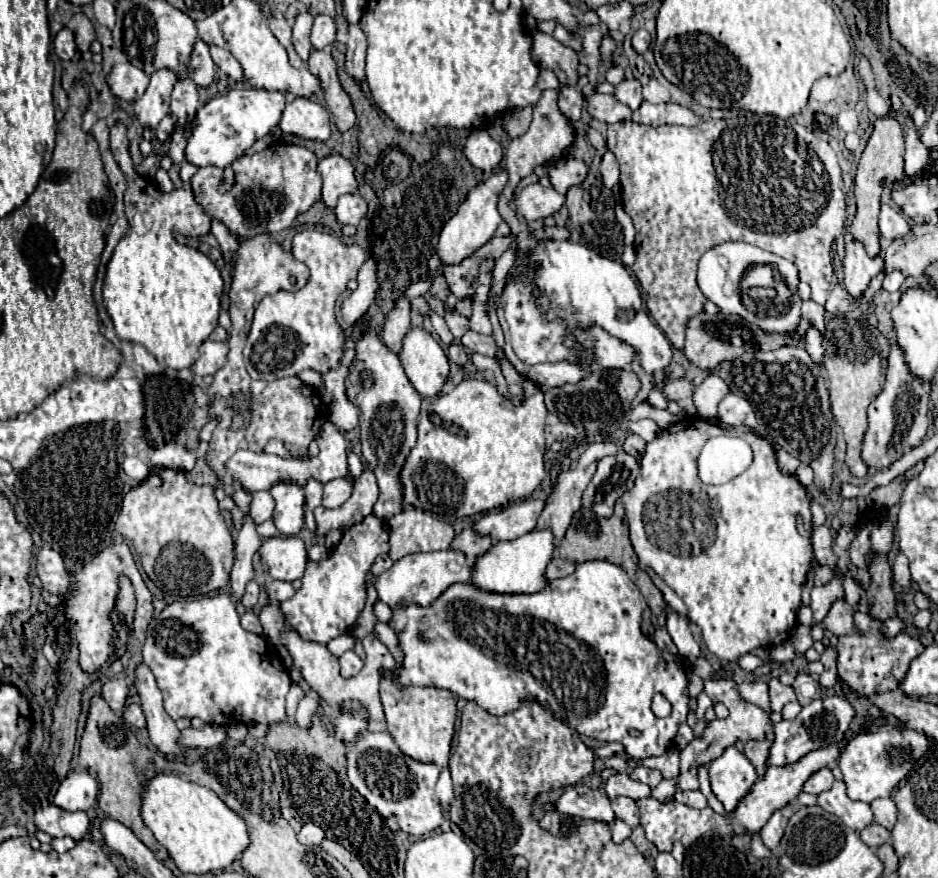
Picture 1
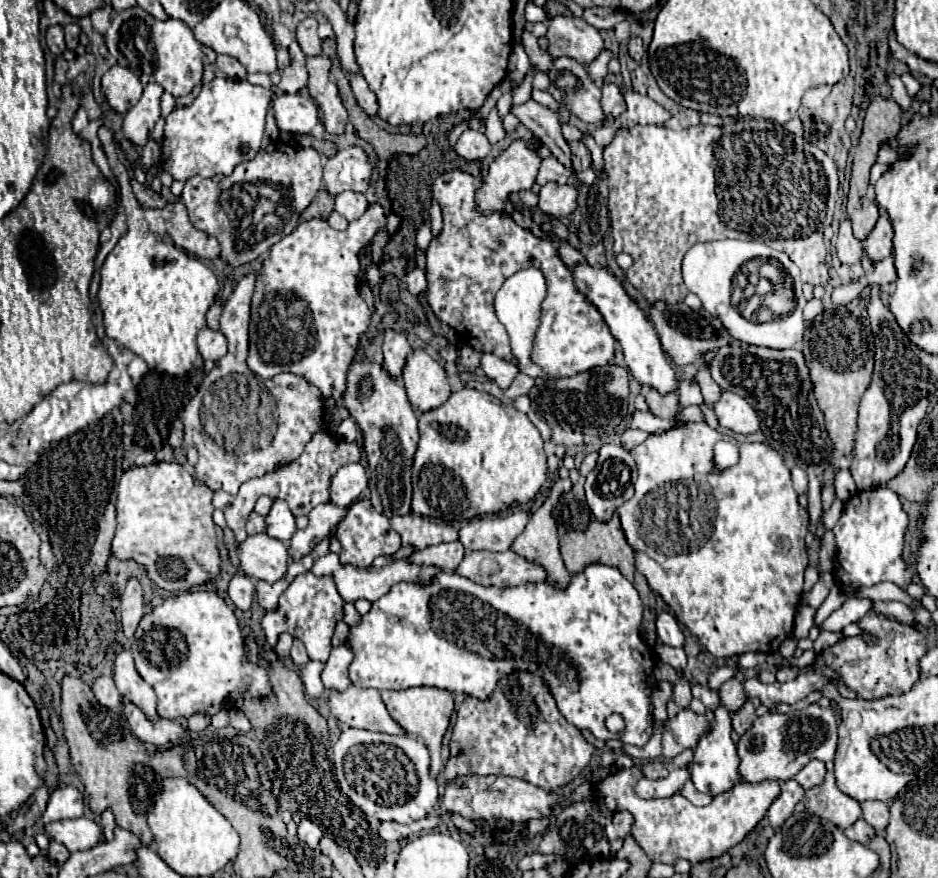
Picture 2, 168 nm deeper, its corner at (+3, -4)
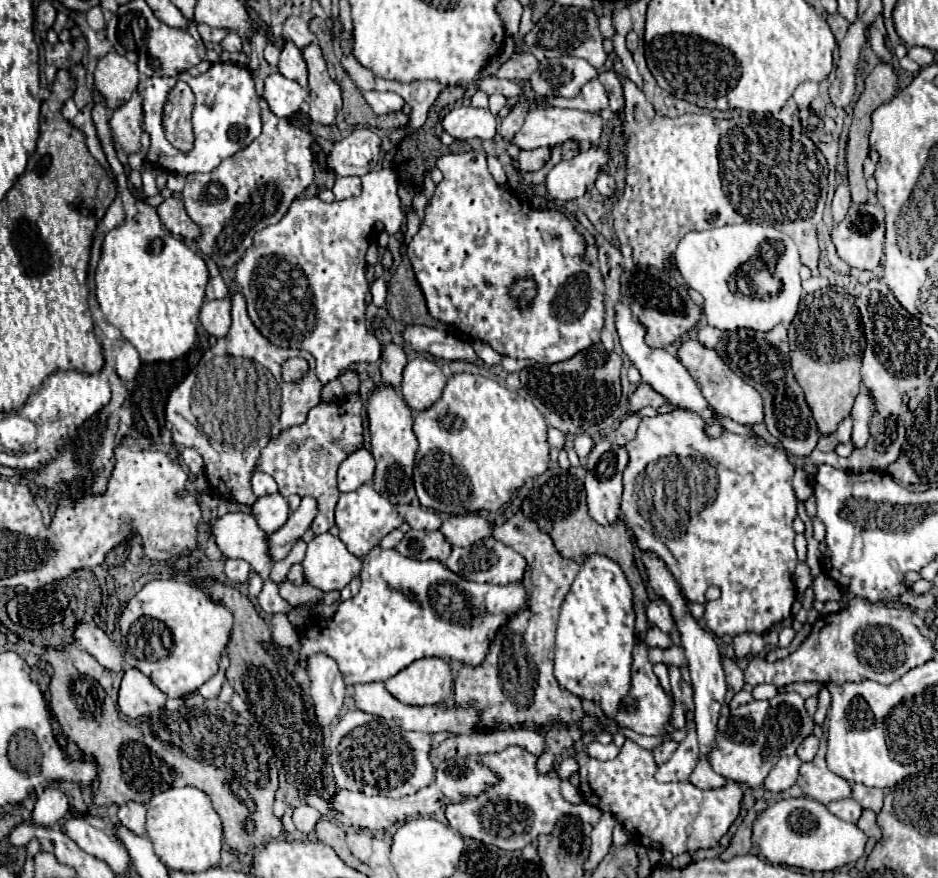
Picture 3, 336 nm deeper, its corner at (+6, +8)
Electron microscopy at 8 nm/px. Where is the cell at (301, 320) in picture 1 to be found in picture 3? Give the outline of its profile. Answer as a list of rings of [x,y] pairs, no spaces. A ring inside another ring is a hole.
[[[383,168],[379,172],[373,170],[361,177],[361,181],[361,194],[341,202],[335,200],[327,204],[321,202],[317,196],[295,198],[287,214],[277,224],[267,226],[253,236],[253,246],[237,264],[237,290],[247,300],[247,310],[253,324],[273,344],[311,352],[317,360],[317,378],[321,380],[321,384],[335,380],[355,362],[377,362],[381,358],[381,344],[365,328],[365,298],[369,294],[369,282],[365,276],[365,254],[369,248],[369,236],[375,222],[383,222],[387,233],[396,234],[401,231],[401,222],[405,214],[401,214],[397,196],[397,176],[391,168]],[[301,280],[305,280],[307,284],[301,286]]]

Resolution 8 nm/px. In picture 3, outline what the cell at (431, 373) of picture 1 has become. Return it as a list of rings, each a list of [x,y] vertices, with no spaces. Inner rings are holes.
[[[415,358],[403,370],[401,394],[407,406],[415,412],[431,408],[445,388],[445,374],[429,358]]]

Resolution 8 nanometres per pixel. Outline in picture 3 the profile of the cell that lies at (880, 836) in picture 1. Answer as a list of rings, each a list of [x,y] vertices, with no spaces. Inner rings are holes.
[[[841,798],[841,800],[833,800],[827,804],[827,808],[839,816],[841,820],[847,820],[847,822],[855,822],[859,818],[859,812],[863,810],[853,798]]]

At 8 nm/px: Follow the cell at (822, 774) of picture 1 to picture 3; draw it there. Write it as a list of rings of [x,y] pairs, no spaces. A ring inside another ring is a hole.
[[[811,734],[811,736],[807,736],[807,738],[801,742],[801,746],[797,748],[797,756],[799,756],[803,762],[813,760],[813,756],[815,756],[815,752],[817,752],[817,746],[819,746],[819,740],[817,740],[815,734]]]

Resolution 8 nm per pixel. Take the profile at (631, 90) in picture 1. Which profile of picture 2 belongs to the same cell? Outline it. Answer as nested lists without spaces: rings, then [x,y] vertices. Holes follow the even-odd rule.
[[[604,84],[604,88],[602,88],[602,106],[612,116],[620,116],[626,110],[622,88],[616,86],[616,84]]]

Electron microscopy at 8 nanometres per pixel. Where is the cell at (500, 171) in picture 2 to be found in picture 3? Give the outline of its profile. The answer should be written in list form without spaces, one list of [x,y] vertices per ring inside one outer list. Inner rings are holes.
[[[543,108],[529,112],[521,132],[513,138],[513,144],[519,148],[539,148],[539,146],[557,146],[571,138],[597,142],[603,130],[603,120],[595,112],[583,112],[583,110],[569,110],[569,108]]]

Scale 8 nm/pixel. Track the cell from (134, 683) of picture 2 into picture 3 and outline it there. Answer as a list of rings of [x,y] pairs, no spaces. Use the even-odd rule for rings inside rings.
[[[77,622],[73,628],[73,638],[81,646],[81,650],[89,652],[101,666],[113,672],[123,672],[125,662],[119,646],[97,624]]]

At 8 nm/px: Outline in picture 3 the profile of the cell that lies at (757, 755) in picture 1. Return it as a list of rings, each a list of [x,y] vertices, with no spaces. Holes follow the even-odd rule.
[[[723,658],[723,670],[725,670],[725,678],[727,678],[727,696],[725,696],[725,702],[729,704],[733,694],[737,694],[741,688],[743,688],[743,672],[737,668],[735,660],[731,658]]]

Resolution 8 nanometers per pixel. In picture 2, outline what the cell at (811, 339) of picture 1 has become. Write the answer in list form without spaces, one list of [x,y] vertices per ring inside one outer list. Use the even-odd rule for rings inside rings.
[[[813,297],[812,300],[808,301],[803,312],[805,326],[810,326],[812,320],[814,320],[818,313],[822,311],[823,305],[820,299]]]

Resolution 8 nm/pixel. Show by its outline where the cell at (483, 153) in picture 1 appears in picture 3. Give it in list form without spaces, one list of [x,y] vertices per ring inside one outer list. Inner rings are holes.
[[[455,106],[443,118],[443,130],[457,140],[471,138],[491,140],[497,132],[497,118],[485,108]]]

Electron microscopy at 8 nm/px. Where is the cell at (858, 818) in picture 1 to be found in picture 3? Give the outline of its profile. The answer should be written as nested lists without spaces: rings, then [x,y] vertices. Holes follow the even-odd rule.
[[[823,736],[815,758],[811,762],[801,764],[797,786],[803,790],[805,796],[811,796],[823,804],[829,804],[831,800],[849,798],[851,784],[845,778],[833,774],[825,766],[825,750],[827,750],[827,738]]]

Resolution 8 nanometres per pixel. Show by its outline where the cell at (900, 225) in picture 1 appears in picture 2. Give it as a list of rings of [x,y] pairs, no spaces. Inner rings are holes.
[[[882,212],[876,222],[876,228],[862,242],[864,250],[866,250],[866,258],[870,258],[872,262],[878,262],[878,260],[884,260],[886,256],[890,256],[892,254],[892,240],[894,240],[894,230],[892,230],[890,218]]]

